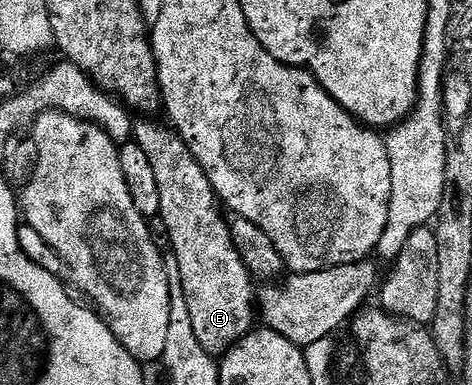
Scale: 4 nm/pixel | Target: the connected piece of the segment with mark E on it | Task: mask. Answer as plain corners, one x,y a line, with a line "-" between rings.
159,119
136,120
133,125
133,141
145,151
145,156
153,167
153,176
157,178
157,192
161,195
158,220
163,221
167,228
167,237
171,240
169,253
177,259
177,271
181,271
181,287
185,291
185,300
189,303
193,331
207,353
222,355
256,328
257,285
241,255
237,255
237,247
233,247
233,235
227,226
227,217
201,163
197,163
189,147
170,124
155,120

